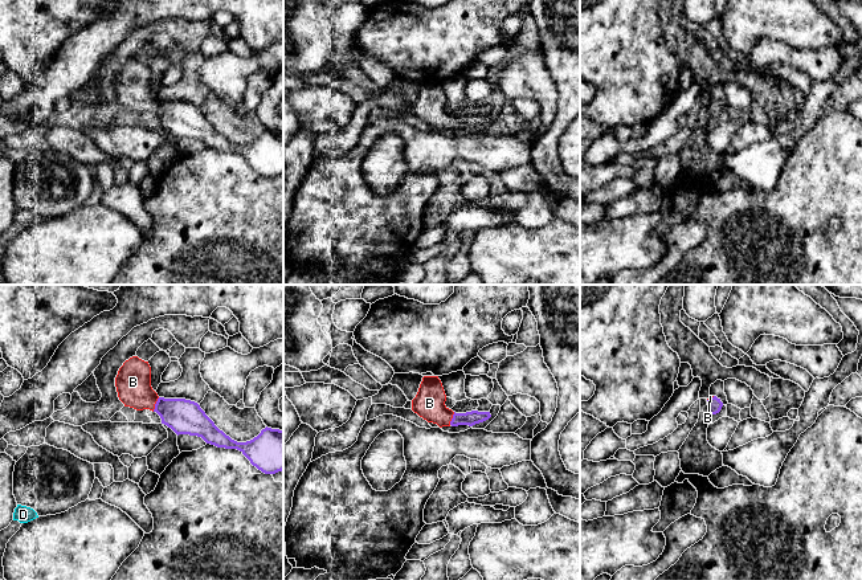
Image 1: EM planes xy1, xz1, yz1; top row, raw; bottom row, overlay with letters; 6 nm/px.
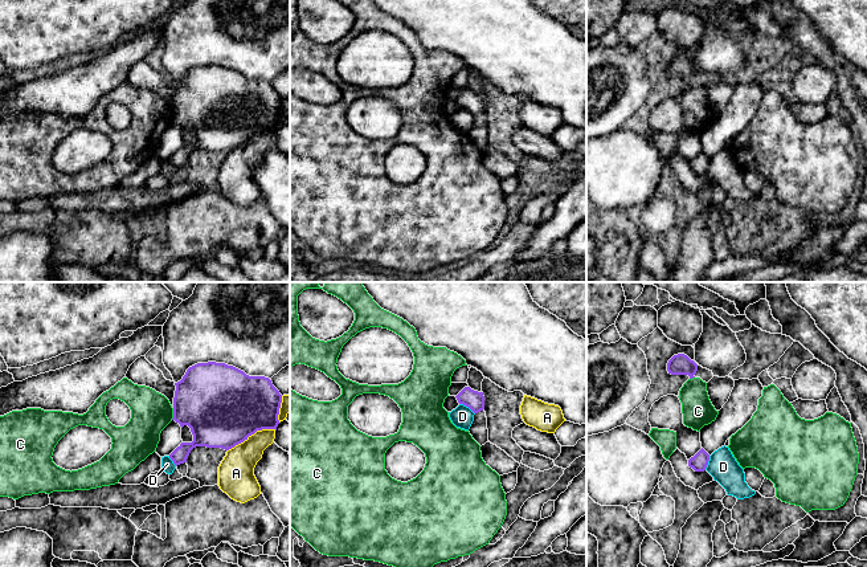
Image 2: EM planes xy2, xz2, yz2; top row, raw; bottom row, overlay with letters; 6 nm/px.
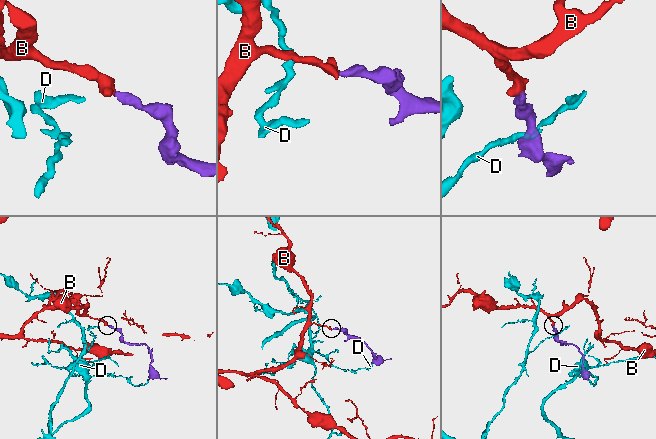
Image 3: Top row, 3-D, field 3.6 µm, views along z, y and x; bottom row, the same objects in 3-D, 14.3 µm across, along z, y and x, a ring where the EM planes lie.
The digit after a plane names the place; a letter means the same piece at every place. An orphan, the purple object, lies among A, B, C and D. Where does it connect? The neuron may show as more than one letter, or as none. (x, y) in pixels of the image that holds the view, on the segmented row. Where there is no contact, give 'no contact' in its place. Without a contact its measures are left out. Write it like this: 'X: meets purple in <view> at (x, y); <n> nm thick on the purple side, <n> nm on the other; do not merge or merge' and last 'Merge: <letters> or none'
A: meets purple in xy2 at (252, 433); 480 nm thick on the purple side, 220 nm on the other; do not merge
B: meets purple in xy1 at (155, 404); 220 nm thick on the purple side, 220 nm on the other; merge
C: meets purple in xy2 at (174, 413); 440 nm thick on the purple side, 240 nm on the other; do not merge
D: meets purple in xz2 at (467, 406); 110 nm thick on the purple side, 140 nm on the other; do not merge
Merge: B

